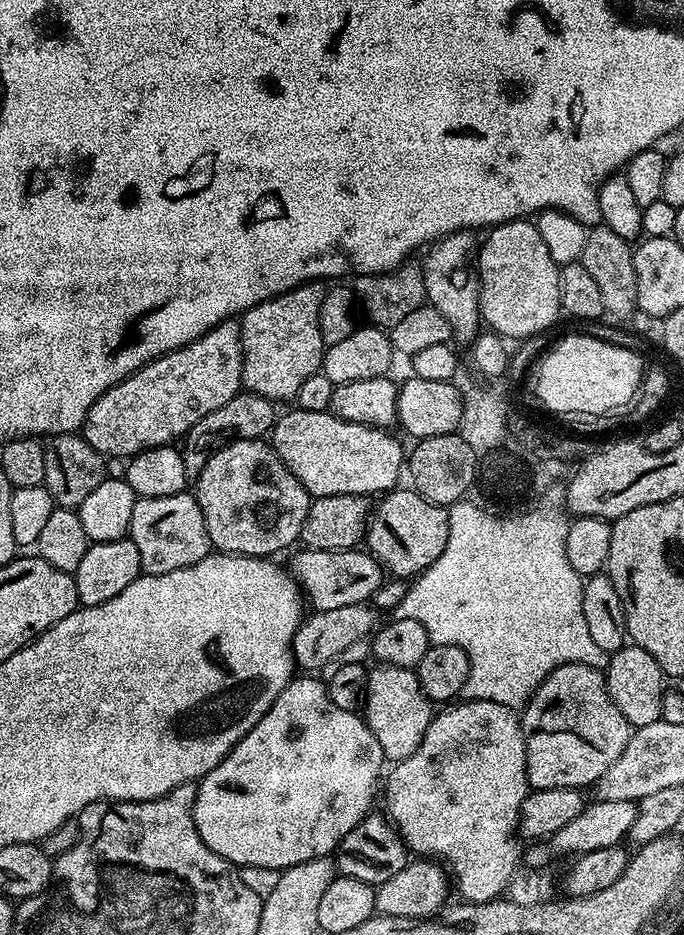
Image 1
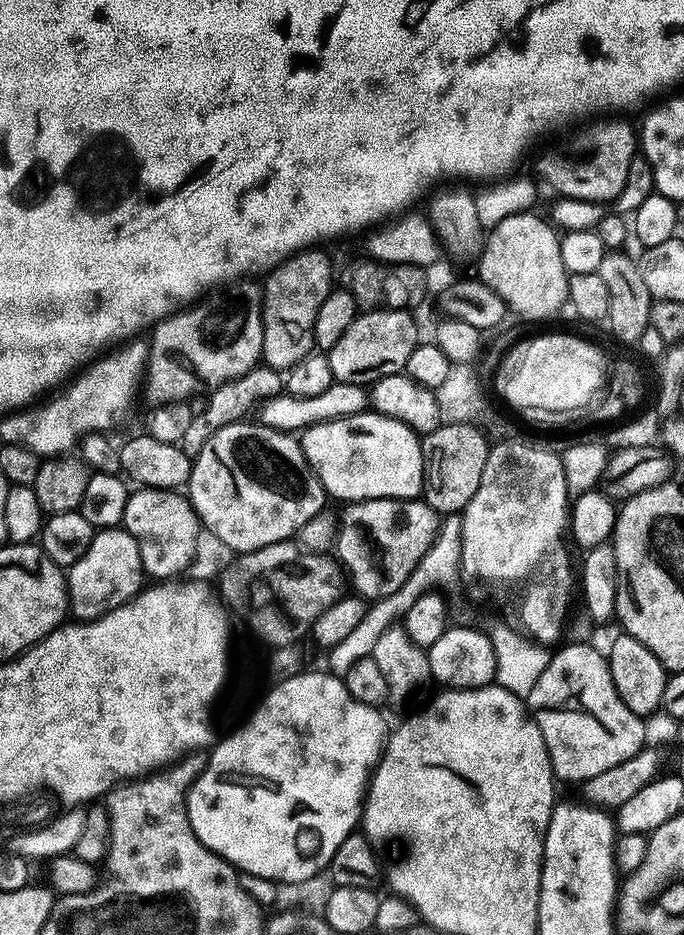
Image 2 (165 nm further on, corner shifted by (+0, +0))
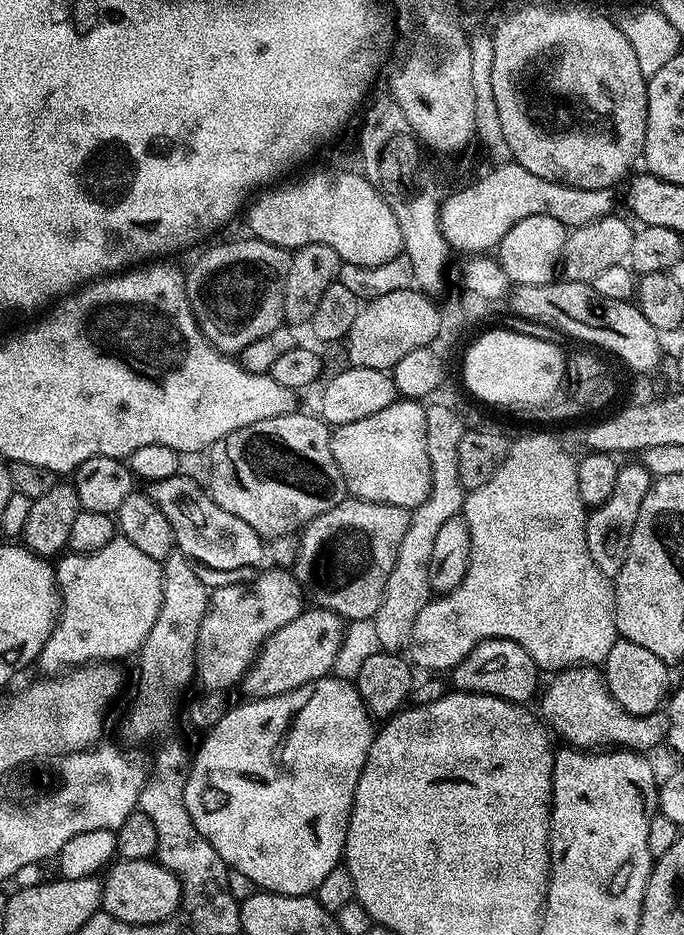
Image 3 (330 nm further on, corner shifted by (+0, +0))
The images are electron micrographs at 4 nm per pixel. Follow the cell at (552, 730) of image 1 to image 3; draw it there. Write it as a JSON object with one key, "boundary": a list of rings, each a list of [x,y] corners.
{"boundary":[[[573,666],[557,671],[553,676],[556,677],[549,682],[544,697],[543,692],[539,697],[538,712],[547,727],[564,739],[565,745],[577,750],[608,750],[615,746],[620,750],[648,754],[651,748],[667,741],[667,711],[651,712],[649,716],[630,714],[610,694],[599,667]]]}

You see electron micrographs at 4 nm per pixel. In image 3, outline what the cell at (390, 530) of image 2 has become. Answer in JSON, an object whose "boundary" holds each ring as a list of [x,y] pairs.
{"boundary":[[[345,498],[338,507],[314,518],[303,529],[299,537],[300,549],[294,569],[296,580],[306,589],[311,599],[312,596],[316,599],[313,601],[319,607],[336,612],[345,621],[372,620],[378,606],[382,606],[386,578],[390,578],[390,570],[394,570],[398,546],[402,546],[402,537],[406,535],[411,517],[411,511],[402,506]]]}

